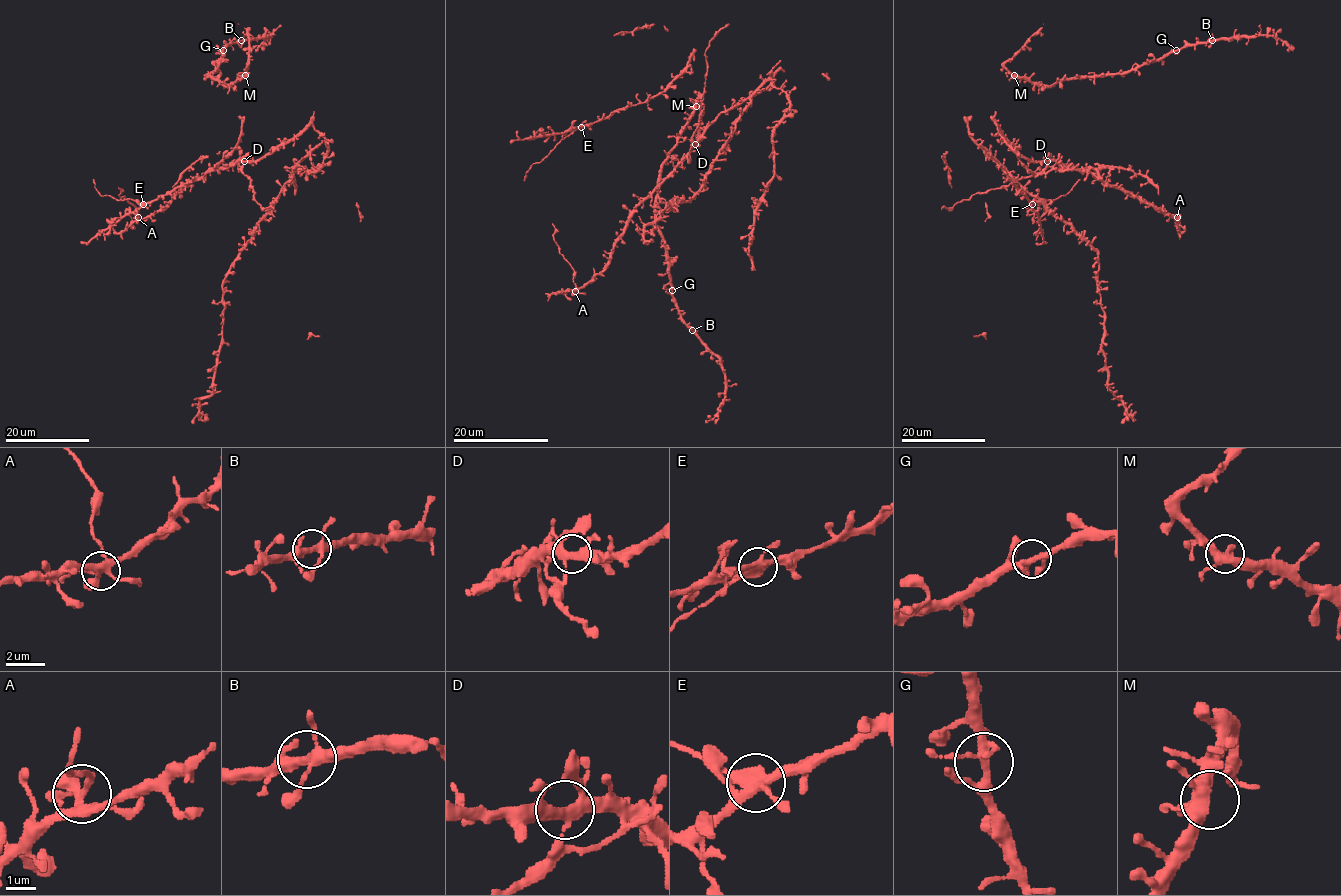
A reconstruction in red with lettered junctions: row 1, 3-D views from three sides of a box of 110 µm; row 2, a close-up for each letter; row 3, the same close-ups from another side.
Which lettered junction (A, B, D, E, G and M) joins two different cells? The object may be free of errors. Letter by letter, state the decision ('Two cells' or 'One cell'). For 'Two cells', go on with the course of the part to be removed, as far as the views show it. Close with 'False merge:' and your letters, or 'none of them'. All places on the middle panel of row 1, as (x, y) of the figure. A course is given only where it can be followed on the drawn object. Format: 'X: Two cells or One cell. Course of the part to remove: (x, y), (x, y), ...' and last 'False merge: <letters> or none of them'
A: Two cells. Course of the part to remove: (576, 291), (573, 269), (559, 252), (552, 224)
B: One cell
D: One cell
E: One cell
G: One cell
M: One cell
False merge: A

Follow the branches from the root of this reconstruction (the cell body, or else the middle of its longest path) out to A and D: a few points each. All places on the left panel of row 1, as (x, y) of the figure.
A: (243, 173), (237, 163), (210, 168), (161, 210), (144, 218), (139, 217)
D: (243, 173), (244, 161)

